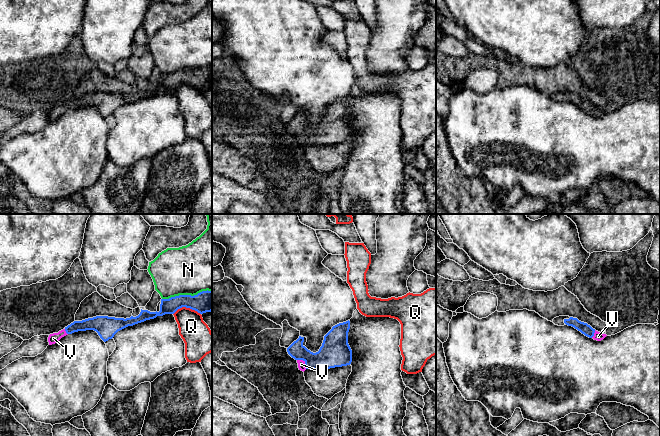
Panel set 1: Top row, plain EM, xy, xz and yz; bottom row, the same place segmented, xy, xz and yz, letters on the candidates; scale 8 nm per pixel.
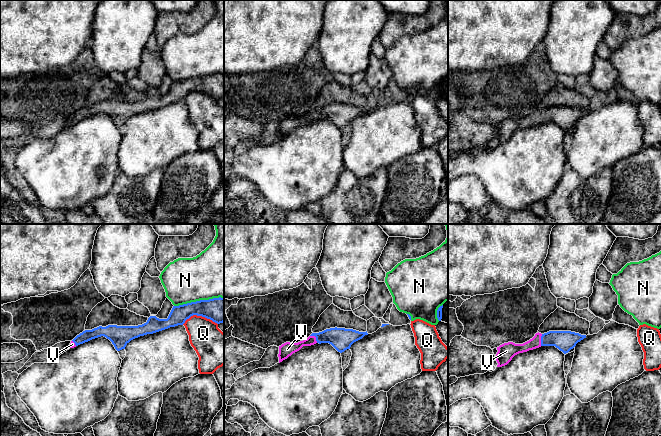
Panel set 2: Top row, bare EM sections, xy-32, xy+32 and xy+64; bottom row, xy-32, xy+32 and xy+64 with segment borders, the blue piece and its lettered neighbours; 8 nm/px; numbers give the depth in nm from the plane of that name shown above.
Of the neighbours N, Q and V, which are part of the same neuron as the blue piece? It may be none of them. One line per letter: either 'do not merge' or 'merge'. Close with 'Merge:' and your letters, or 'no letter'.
N: do not merge
Q: do not merge
V: merge
Merge: V

